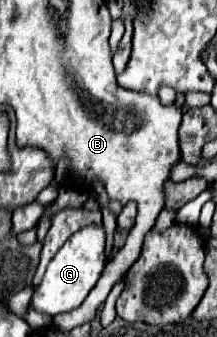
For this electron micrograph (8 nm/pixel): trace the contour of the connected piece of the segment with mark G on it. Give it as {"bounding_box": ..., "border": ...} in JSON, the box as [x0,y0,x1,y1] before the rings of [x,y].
{"bounding_box":[31,226,105,314],"border":[[[85,226],[77,230],[49,262],[41,284],[35,288],[31,306],[43,314],[49,312],[61,314],[81,306],[91,288],[95,286],[95,282],[99,280],[103,266],[105,266],[105,230],[101,226]]]}

